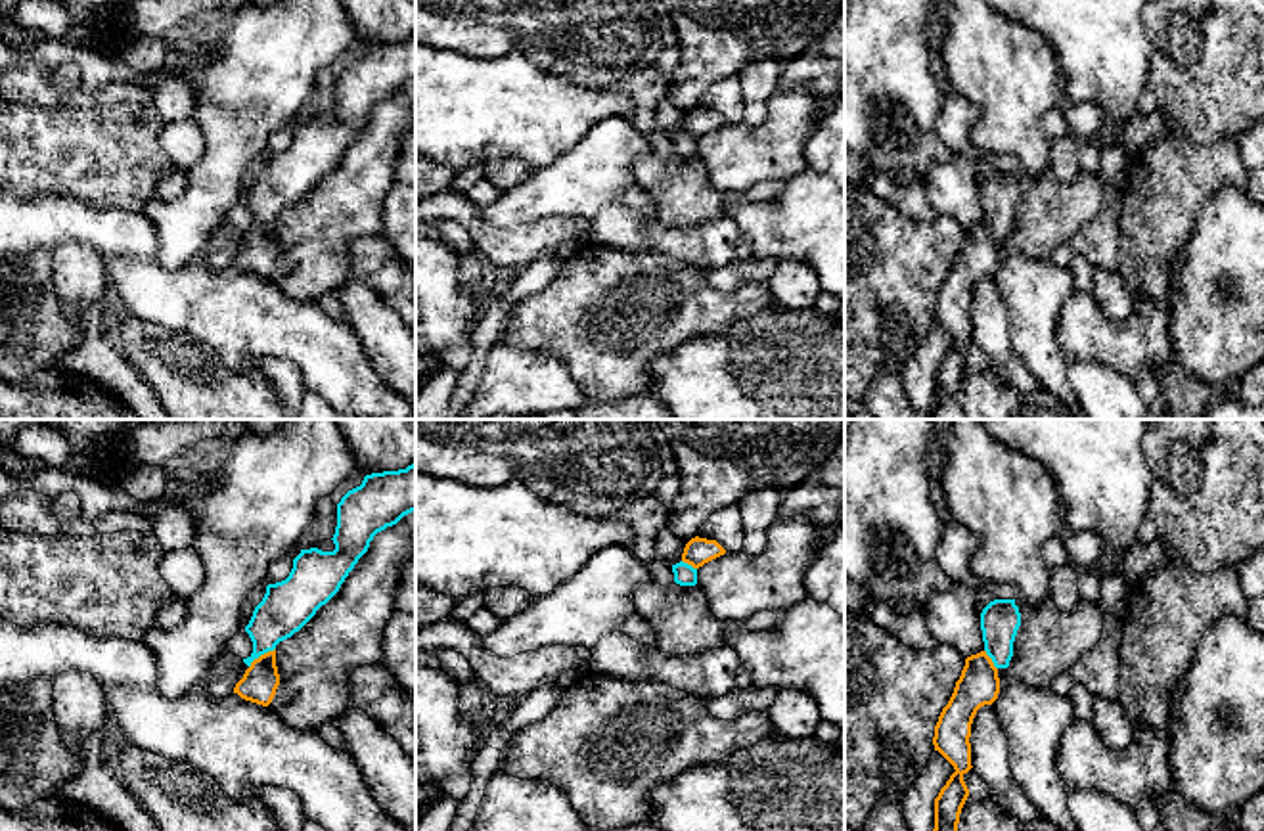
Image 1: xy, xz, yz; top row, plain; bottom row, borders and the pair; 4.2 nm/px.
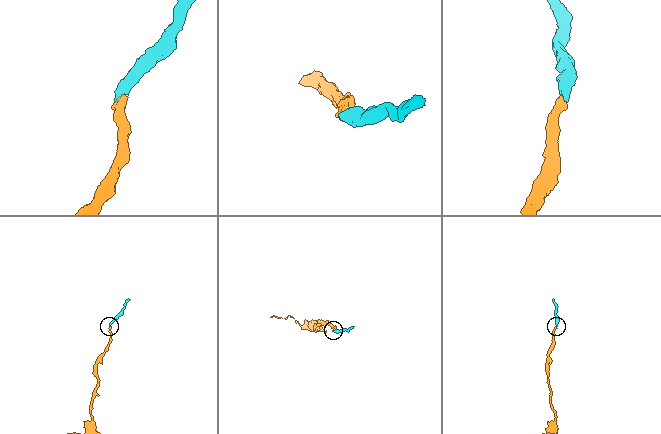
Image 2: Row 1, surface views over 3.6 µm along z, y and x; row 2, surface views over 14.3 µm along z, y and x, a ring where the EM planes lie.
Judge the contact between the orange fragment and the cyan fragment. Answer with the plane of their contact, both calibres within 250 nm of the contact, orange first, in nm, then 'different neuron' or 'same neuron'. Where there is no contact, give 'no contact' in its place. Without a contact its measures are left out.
xy | 150/220 nm | same neuron

